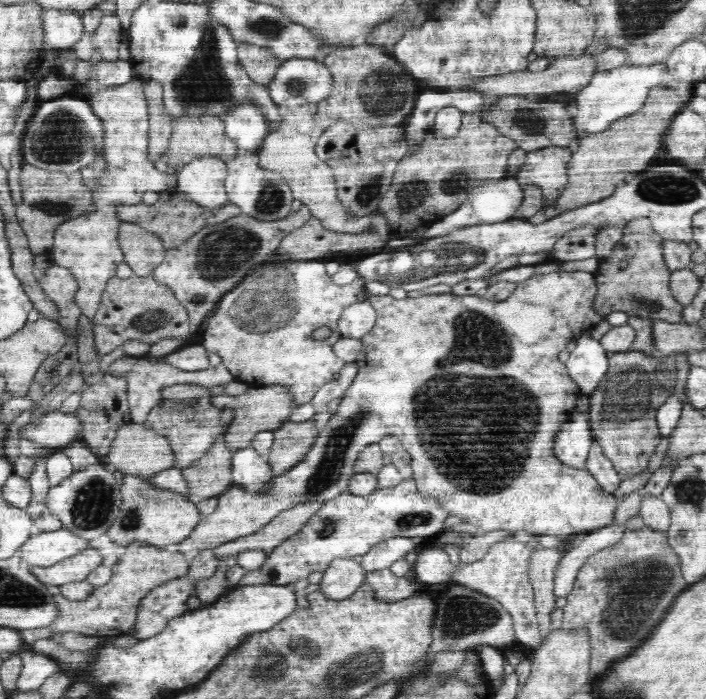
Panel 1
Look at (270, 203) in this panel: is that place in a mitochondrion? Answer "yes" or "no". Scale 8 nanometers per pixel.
yes

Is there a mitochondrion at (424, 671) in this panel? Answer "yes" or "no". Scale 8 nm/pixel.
no

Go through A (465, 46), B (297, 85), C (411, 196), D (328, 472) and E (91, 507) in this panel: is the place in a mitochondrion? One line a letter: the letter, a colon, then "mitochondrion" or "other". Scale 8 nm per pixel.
A: mitochondrion
B: mitochondrion
C: mitochondrion
D: mitochondrion
E: mitochondrion

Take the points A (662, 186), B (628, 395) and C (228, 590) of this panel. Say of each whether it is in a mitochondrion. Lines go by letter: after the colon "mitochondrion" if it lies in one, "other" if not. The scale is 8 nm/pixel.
A: mitochondrion
B: mitochondrion
C: other

